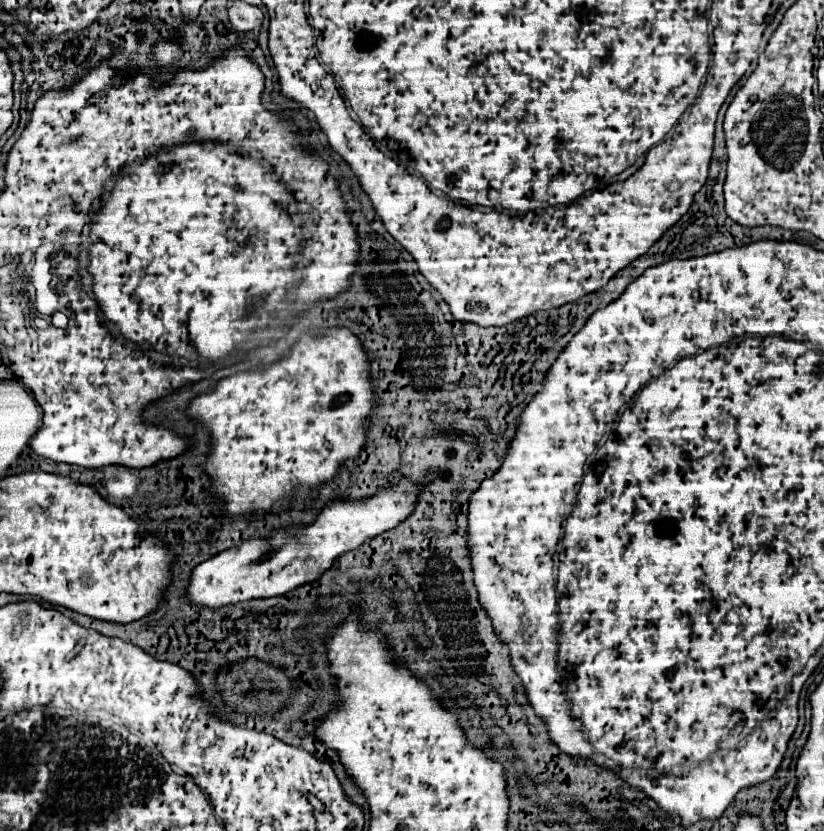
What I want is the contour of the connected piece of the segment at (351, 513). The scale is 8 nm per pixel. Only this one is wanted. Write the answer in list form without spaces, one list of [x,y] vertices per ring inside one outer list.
[[[404,480],[394,488],[376,492],[368,500],[330,502],[320,516],[302,530],[276,532],[272,540],[252,538],[236,548],[224,550],[192,570],[186,586],[186,600],[190,606],[200,608],[222,608],[250,598],[280,596],[304,582],[316,580],[332,562],[348,550],[358,548],[364,540],[374,538],[396,524],[400,524],[416,504],[418,486],[416,482]]]

